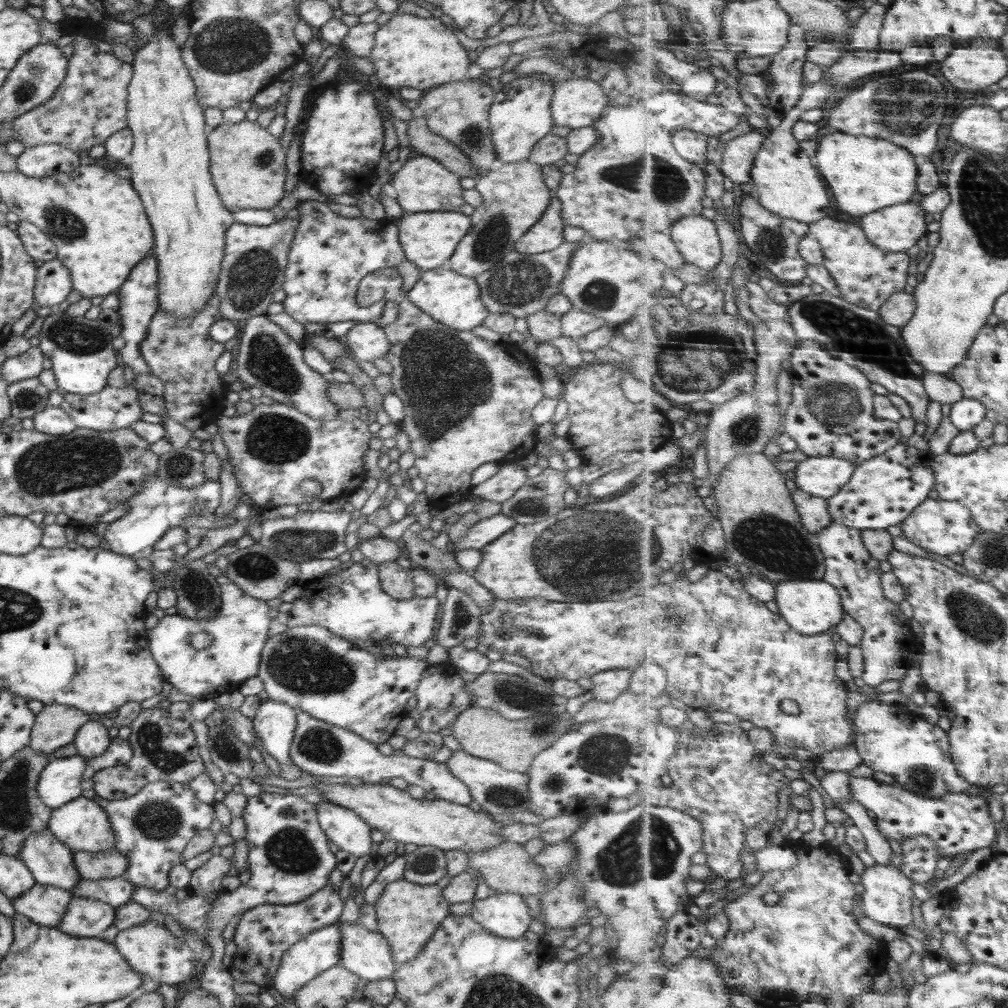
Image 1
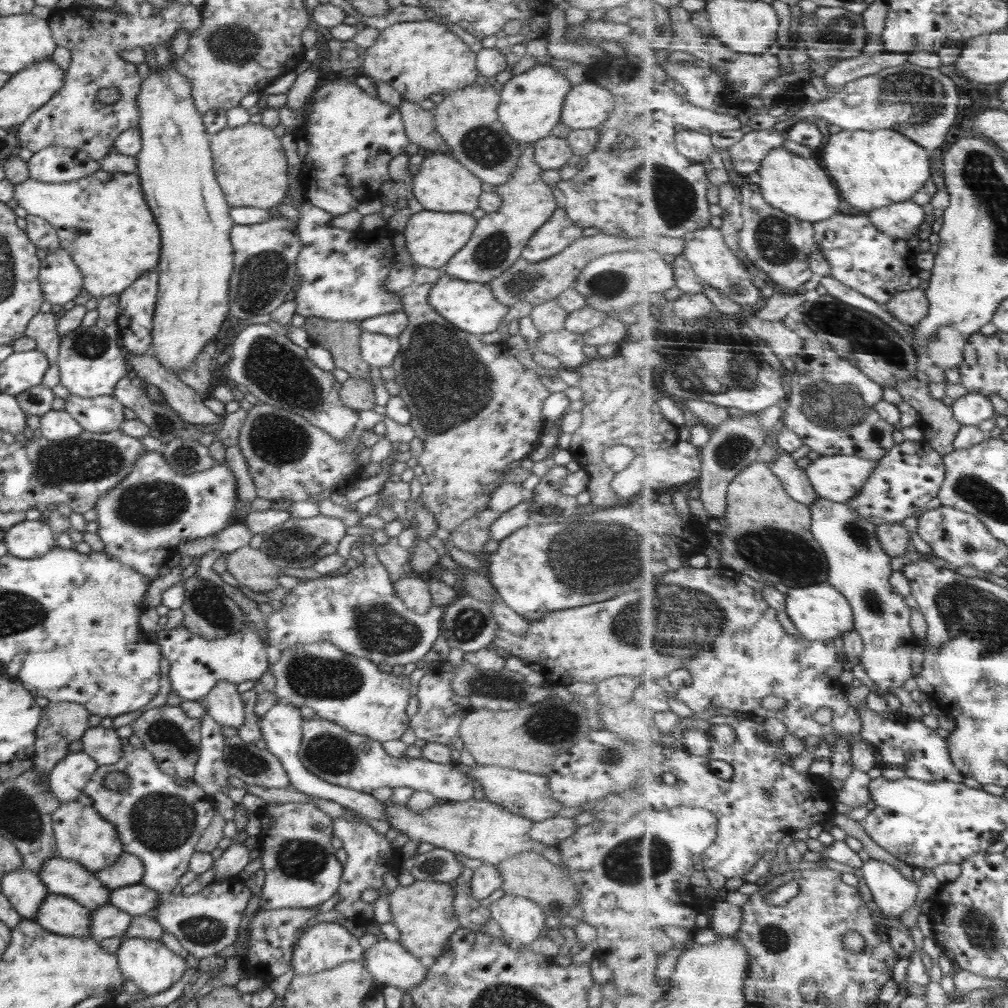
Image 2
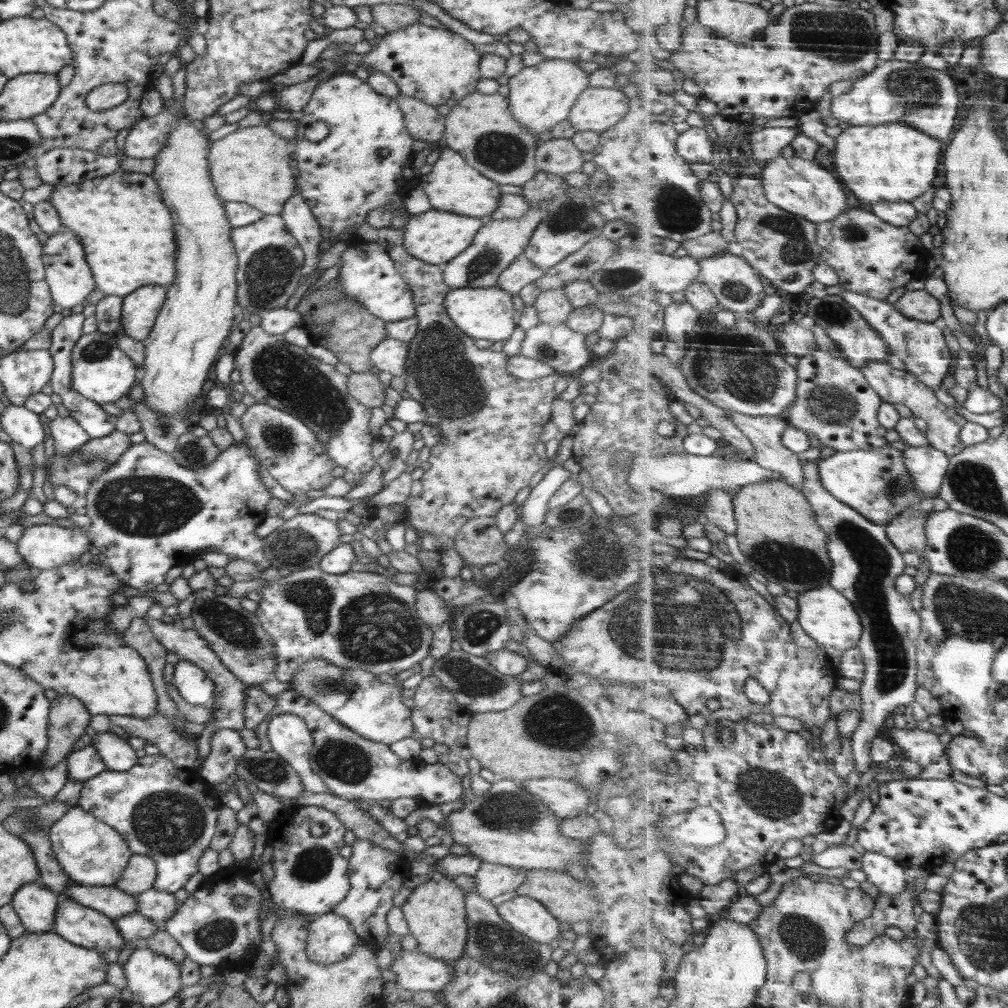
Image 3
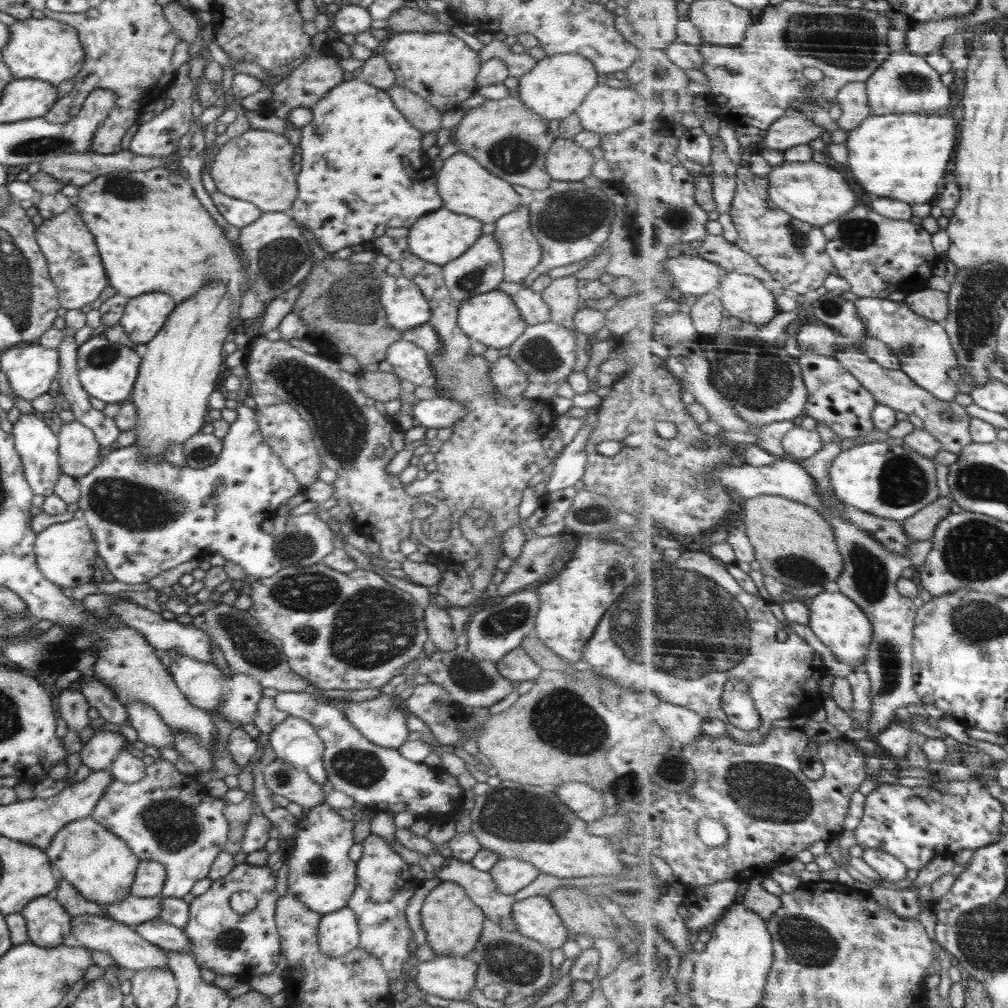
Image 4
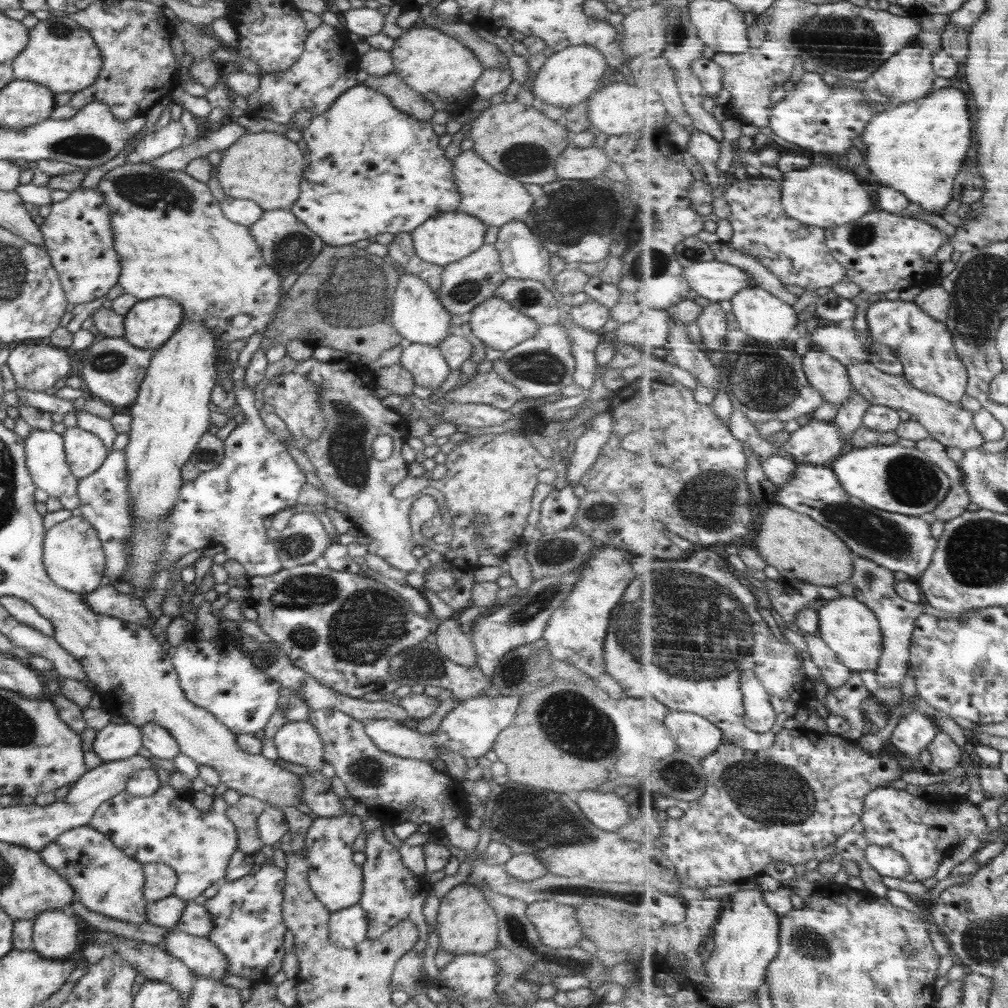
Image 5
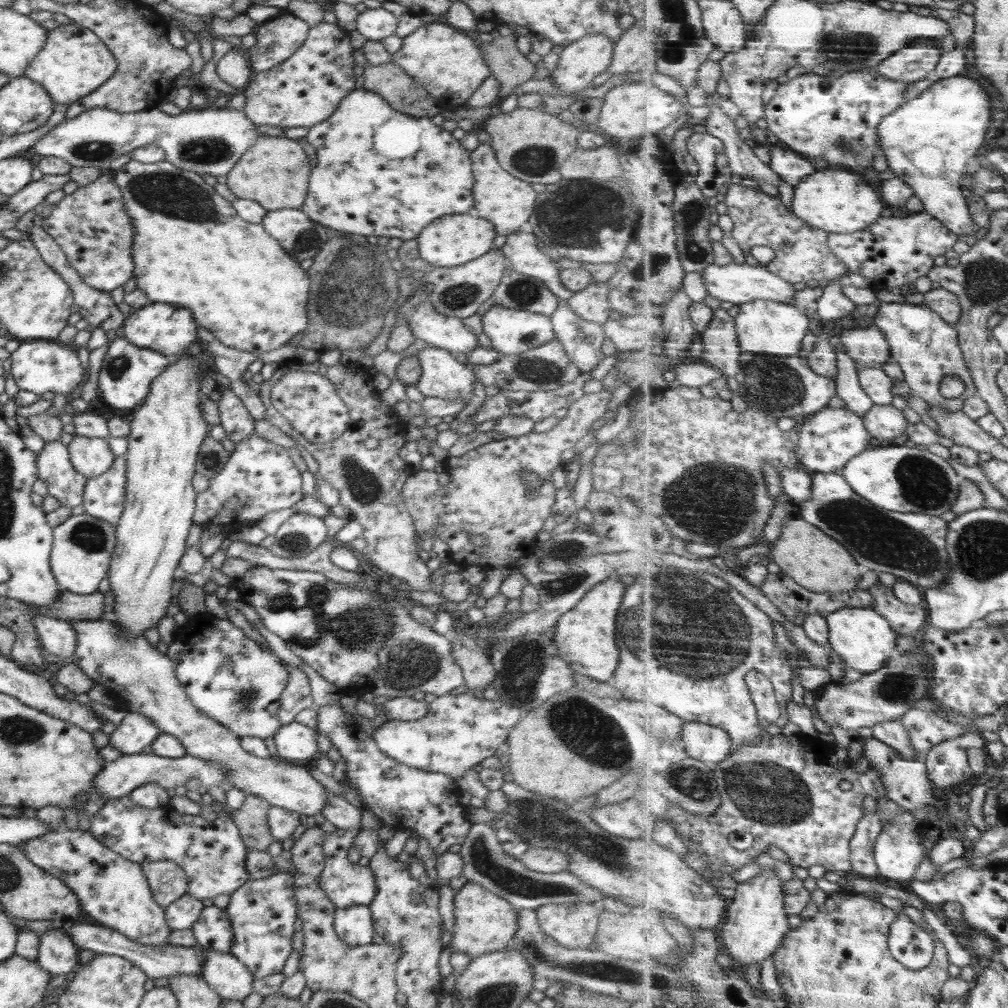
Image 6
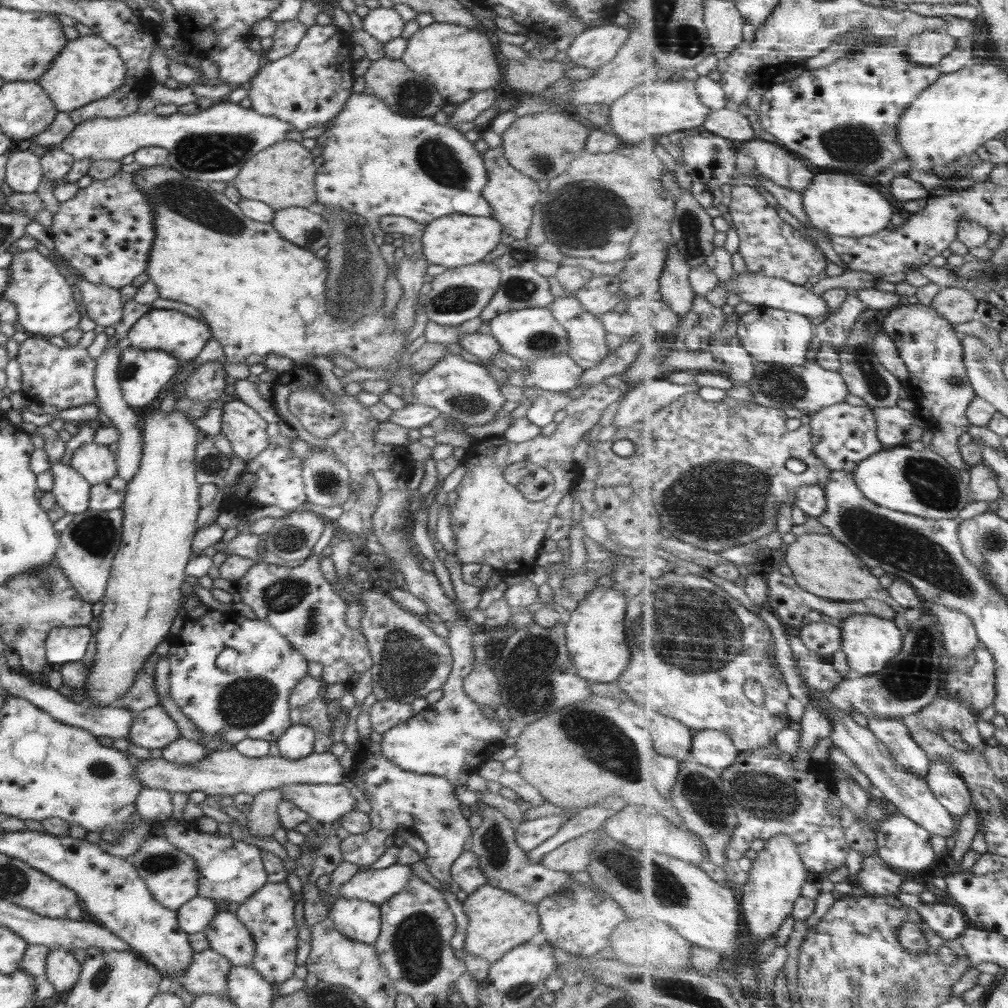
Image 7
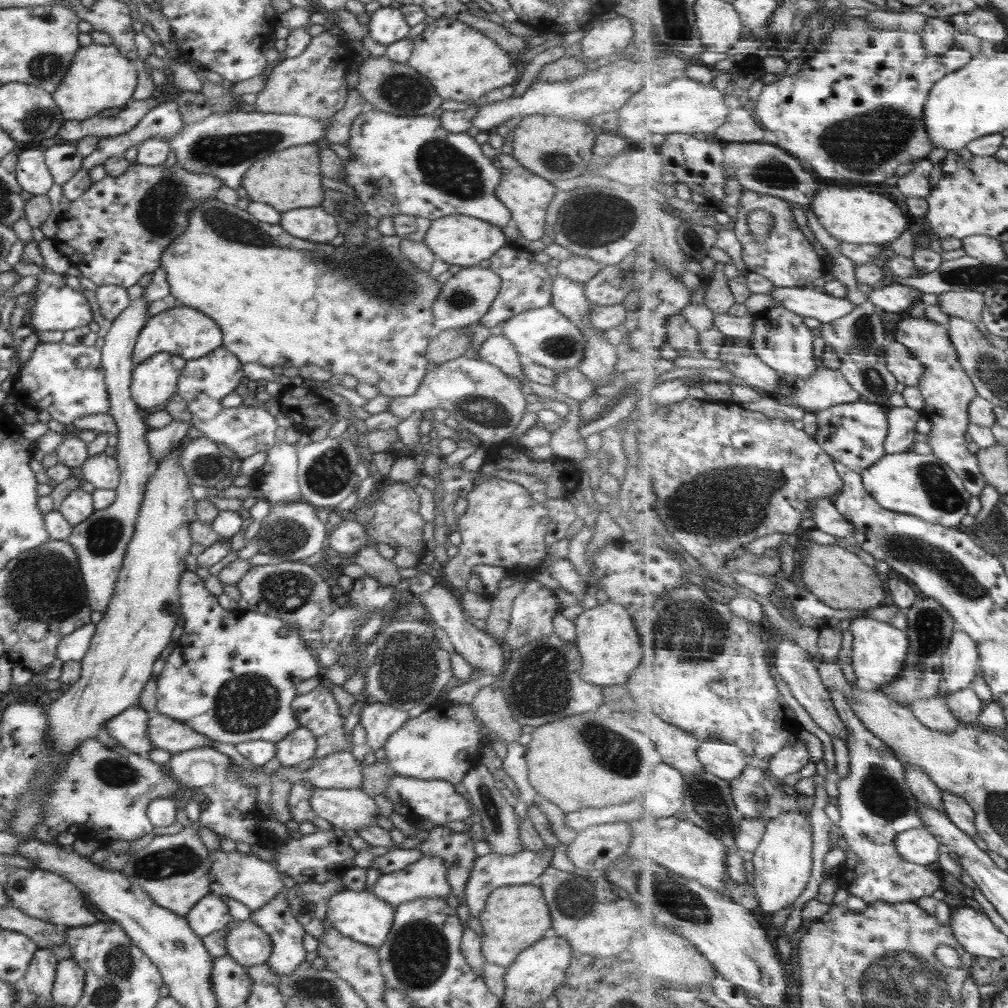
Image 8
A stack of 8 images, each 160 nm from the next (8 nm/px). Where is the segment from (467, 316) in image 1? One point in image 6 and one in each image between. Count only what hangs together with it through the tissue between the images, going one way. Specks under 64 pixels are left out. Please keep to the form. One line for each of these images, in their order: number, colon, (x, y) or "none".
2: (470, 306)
3: (487, 312)
4: (492, 318)
5: (495, 322)
6: (512, 332)

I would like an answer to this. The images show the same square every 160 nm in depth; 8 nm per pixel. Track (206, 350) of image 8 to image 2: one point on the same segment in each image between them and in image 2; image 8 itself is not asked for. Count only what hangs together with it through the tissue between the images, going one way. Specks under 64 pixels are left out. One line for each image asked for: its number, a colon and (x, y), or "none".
2: (137, 302)
3: (140, 308)
4: (144, 315)
5: (150, 322)
6: (169, 329)
7: (183, 337)

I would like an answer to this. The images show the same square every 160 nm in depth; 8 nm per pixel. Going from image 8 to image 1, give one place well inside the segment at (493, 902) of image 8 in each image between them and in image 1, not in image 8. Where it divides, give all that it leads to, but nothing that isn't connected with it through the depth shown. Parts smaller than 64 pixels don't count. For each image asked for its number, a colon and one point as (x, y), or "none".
1: (407, 913)
2: (422, 911)
3: (435, 911)
4: (452, 922)
5: (466, 924)
6: (483, 922)
7: (498, 920)

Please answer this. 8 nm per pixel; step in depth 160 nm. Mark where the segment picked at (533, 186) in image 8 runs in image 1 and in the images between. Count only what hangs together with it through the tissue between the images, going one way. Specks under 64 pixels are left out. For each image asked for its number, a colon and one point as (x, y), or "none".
1: (422, 184)
2: (442, 184)
3: (452, 185)
4: (466, 188)
5: (494, 198)
6: (508, 202)
7: (512, 195)

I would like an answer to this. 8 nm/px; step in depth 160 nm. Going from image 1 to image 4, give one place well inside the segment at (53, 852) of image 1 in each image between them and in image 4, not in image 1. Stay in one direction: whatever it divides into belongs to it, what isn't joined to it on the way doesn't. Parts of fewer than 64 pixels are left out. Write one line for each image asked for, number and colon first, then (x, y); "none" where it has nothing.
2: (61, 876)
3: (109, 900)
4: (132, 910)

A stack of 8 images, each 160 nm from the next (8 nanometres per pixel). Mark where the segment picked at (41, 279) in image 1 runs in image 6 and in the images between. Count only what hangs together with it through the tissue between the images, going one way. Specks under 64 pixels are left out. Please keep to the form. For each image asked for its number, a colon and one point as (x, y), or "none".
2: (60, 279)
3: (70, 278)
4: (74, 263)
5: (77, 235)
6: (90, 225)

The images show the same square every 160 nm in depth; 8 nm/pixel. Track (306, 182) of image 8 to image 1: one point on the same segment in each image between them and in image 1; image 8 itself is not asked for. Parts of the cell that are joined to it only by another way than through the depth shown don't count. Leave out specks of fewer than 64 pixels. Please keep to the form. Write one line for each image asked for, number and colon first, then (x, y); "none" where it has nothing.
1: (247, 165)
2: (250, 166)
3: (252, 165)
4: (257, 166)
5: (267, 168)
6: (275, 171)
7: (283, 175)

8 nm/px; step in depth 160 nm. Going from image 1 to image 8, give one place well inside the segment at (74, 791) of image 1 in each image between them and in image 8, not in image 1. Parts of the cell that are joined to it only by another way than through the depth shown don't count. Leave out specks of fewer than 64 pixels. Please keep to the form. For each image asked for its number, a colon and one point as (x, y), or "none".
2: (67, 779)
3: (82, 764)
4: (98, 753)
5: (114, 741)
6: (136, 731)
7: (152, 728)
8: (164, 732)

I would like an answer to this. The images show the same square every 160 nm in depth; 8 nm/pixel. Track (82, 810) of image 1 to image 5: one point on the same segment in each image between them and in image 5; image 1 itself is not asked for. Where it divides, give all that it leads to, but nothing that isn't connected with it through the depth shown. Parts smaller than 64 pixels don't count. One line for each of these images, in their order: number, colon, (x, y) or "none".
2: (82, 835)
3: (91, 852)
4: (98, 864)
5: (108, 882)

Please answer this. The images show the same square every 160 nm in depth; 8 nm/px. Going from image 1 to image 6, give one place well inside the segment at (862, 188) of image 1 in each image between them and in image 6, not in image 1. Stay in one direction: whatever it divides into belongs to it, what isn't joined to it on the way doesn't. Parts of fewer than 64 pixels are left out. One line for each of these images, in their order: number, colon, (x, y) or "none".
2: (874, 169)
3: (892, 162)
4: (905, 156)
5: (923, 145)
6: (928, 142)

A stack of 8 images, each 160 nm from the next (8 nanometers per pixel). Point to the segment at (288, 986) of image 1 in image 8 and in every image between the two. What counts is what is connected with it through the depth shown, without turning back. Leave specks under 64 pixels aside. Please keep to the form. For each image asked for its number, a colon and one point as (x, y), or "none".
2: (325, 945)
3: (330, 939)
4: (337, 933)
5: (348, 927)
6: (354, 925)
7: (359, 920)
8: (362, 916)

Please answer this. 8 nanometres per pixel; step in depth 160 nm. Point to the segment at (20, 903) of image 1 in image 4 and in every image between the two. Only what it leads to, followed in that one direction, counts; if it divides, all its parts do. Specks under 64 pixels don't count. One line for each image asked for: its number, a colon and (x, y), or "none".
2: (59, 914)
3: (81, 925)
4: (129, 950)

